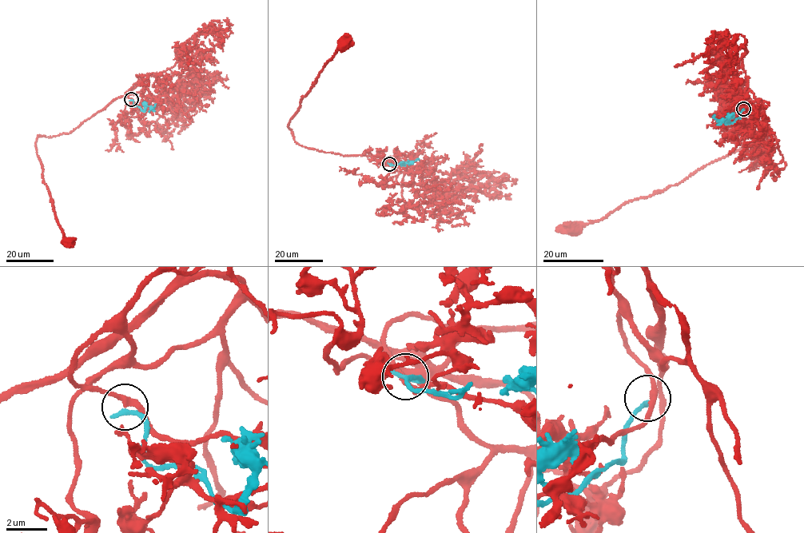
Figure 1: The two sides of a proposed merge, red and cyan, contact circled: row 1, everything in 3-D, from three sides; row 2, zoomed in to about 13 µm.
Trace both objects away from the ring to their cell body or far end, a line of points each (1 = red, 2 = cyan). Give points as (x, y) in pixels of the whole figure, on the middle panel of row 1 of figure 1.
1: (389, 164), (399, 172), (405, 170), (377, 157), (308, 149), (297, 144), (288, 126), (322, 69), (344, 43)
2: (389, 164), (409, 164), (419, 160)

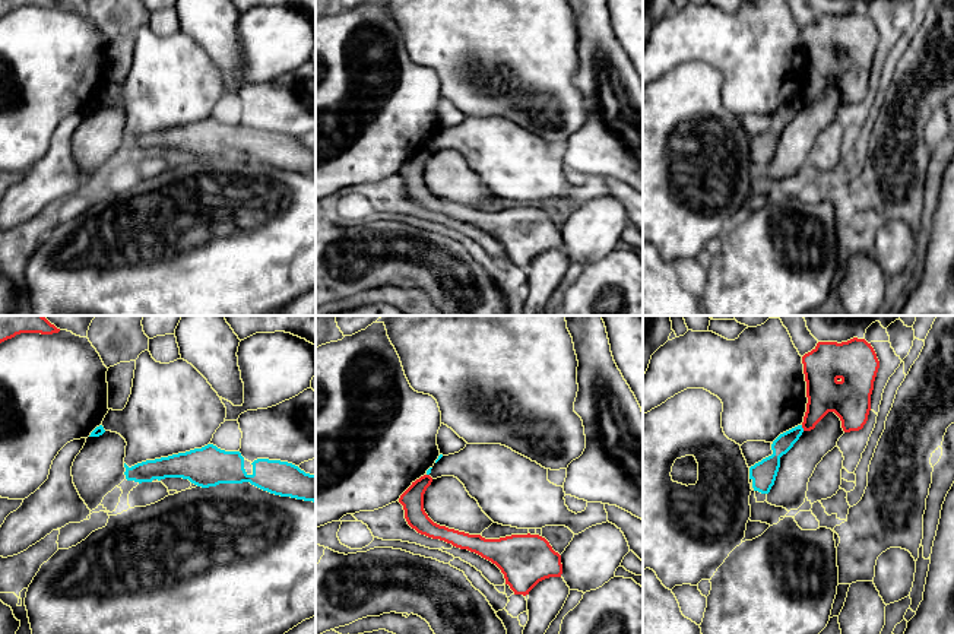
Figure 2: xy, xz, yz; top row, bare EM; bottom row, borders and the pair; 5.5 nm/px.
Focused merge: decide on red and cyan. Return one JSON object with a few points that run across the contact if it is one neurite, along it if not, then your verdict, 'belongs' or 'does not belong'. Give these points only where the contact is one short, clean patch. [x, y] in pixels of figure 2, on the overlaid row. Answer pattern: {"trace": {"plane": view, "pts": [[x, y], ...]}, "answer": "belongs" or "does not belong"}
{"trace": {"plane": "yz", "pts": [[801, 425], [804, 430]]}, "answer": "does not belong"}

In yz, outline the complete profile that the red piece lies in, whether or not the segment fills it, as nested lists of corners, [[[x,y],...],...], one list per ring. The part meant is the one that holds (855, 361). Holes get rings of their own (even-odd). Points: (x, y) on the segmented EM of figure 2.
[[[853,337],[847,342],[818,342],[817,346],[802,356],[806,381],[806,412],[804,431],[811,431],[828,413],[834,412],[844,432],[859,431],[868,421],[871,394],[879,368],[879,361],[871,343]]]

